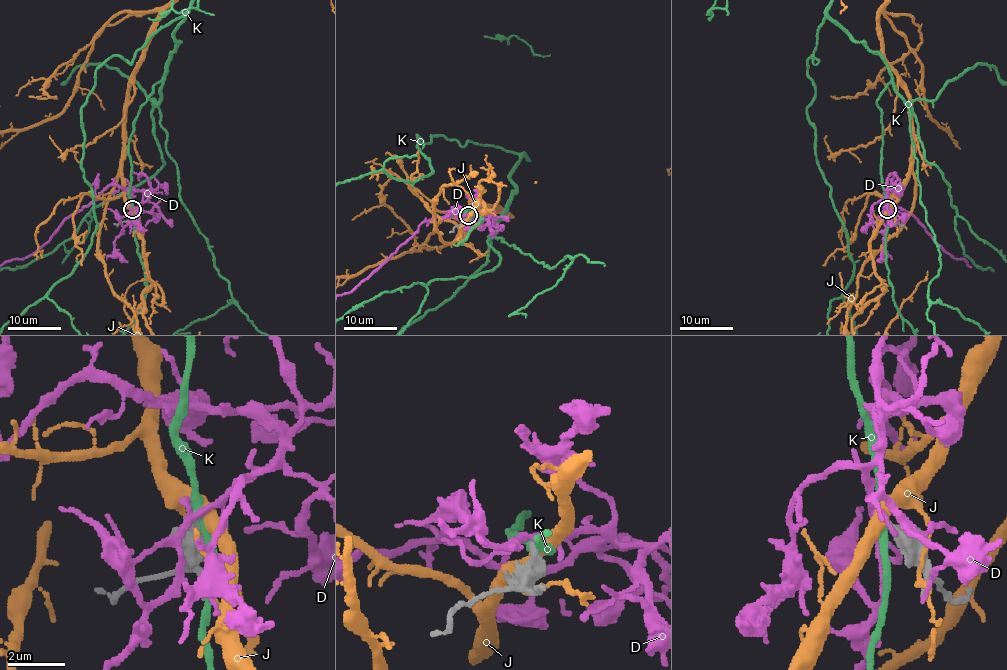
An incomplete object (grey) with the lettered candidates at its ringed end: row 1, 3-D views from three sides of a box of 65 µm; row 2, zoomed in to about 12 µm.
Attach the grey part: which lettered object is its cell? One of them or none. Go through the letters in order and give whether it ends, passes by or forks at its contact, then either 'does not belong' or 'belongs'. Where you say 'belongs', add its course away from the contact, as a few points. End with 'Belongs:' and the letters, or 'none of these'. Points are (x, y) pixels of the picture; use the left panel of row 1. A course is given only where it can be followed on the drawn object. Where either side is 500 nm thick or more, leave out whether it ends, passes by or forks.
D: it forks; belongs
J: it passes by; does not belong
K: it passes by; does not belong
Belongs: D

